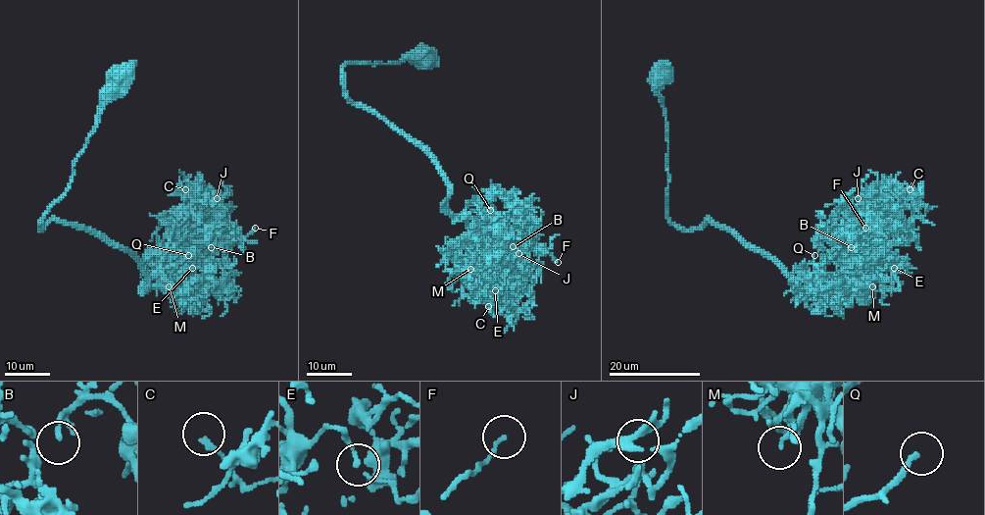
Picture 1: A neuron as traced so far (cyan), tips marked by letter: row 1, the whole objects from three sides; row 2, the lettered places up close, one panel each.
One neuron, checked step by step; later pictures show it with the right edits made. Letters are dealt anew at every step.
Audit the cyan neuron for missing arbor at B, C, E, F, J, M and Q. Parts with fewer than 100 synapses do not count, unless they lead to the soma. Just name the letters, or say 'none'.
Q

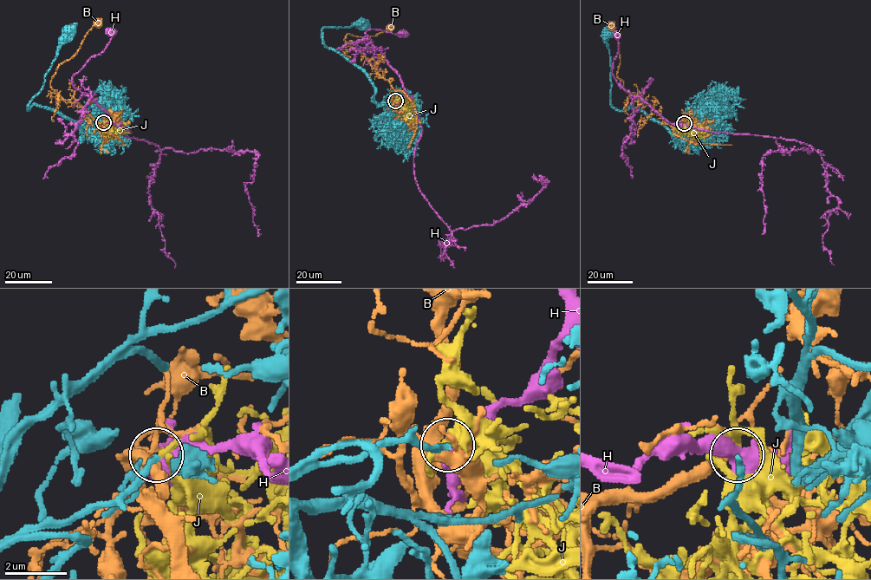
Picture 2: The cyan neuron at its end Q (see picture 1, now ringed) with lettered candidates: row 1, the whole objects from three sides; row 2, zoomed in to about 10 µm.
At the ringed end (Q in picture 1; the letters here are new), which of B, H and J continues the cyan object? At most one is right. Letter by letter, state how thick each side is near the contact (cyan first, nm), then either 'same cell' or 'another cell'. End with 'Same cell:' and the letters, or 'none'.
B: 240 nm thick on the cyan side, 440 nm on the other; another cell
H: 220 nm thick on the cyan side, 550 nm on the other; another cell
J: 200 nm thick on the cyan side, 190 nm on the other; same cell
Same cell: J

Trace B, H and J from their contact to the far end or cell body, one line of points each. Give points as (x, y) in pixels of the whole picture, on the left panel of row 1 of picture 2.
B: (102, 123), (100, 126), (75, 101), (66, 101), (50, 86), (57, 68), (74, 54), (84, 36), (96, 22)
H: (103, 123), (113, 123), (108, 114), (89, 95), (74, 87), (72, 76), (91, 57), (104, 48), (111, 33)
J: (104, 123), (113, 132), (120, 132), (124, 125), (119, 126)

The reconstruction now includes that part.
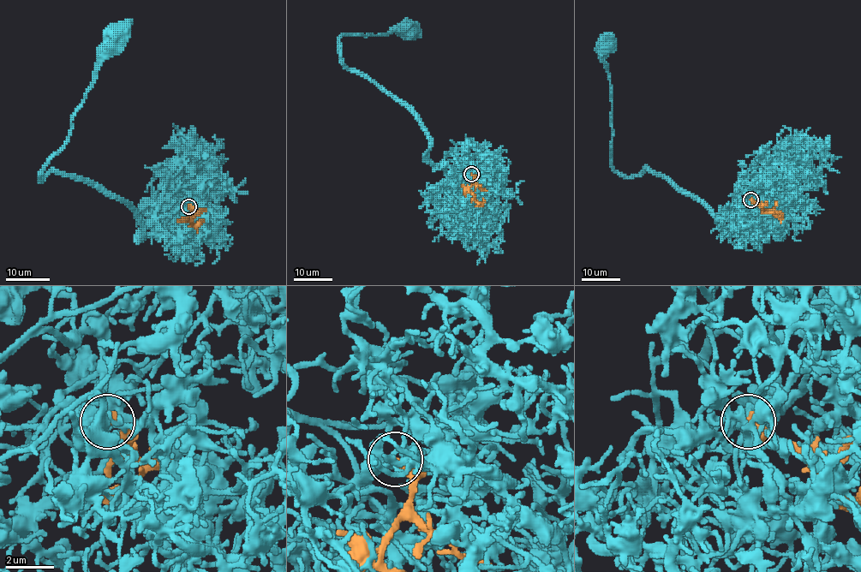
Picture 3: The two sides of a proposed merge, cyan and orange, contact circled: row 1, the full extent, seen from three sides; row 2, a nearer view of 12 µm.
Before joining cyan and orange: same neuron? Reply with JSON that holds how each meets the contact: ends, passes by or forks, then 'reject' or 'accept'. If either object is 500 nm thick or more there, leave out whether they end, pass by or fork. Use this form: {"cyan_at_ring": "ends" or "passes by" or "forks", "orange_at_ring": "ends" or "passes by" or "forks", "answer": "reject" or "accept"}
{"cyan_at_ring": "passes by", "orange_at_ring": "ends", "answer": "reject"}

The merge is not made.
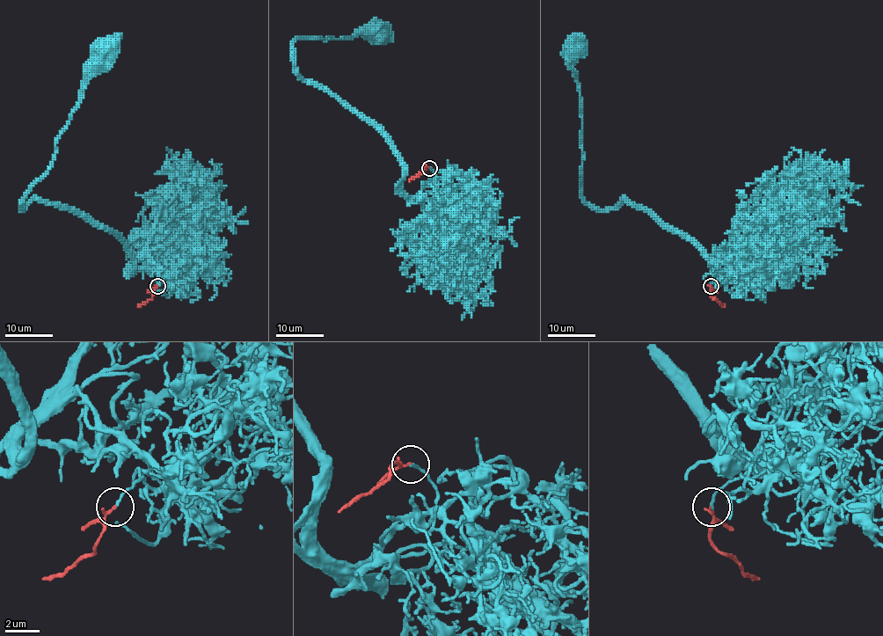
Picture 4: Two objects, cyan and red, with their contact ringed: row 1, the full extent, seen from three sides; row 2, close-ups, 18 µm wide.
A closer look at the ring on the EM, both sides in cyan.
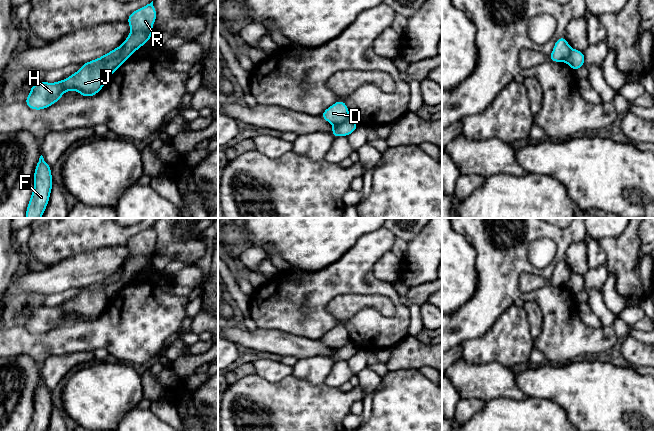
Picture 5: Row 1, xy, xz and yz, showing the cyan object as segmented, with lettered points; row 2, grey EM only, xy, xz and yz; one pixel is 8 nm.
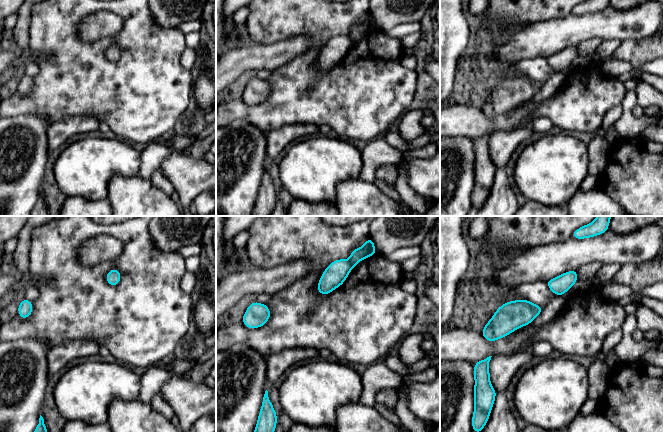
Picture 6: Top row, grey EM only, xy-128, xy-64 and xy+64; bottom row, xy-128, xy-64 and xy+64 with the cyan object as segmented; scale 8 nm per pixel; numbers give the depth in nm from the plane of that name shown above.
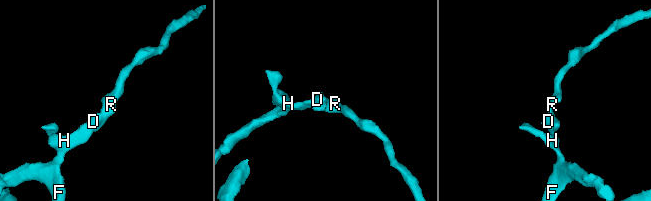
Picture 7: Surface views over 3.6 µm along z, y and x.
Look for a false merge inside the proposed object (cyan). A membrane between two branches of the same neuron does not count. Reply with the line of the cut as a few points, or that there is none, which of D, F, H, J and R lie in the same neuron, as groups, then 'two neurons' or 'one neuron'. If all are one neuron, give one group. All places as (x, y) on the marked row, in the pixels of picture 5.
xy (123, 44), (123, 50), (106, 64), (106, 71), (109, 75) | D F H J / R | two neurons

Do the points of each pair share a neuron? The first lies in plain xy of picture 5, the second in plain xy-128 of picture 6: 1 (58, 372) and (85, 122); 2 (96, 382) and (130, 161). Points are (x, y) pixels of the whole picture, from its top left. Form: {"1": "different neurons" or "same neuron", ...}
{"1": "same neuron", "2": "same neuron"}

